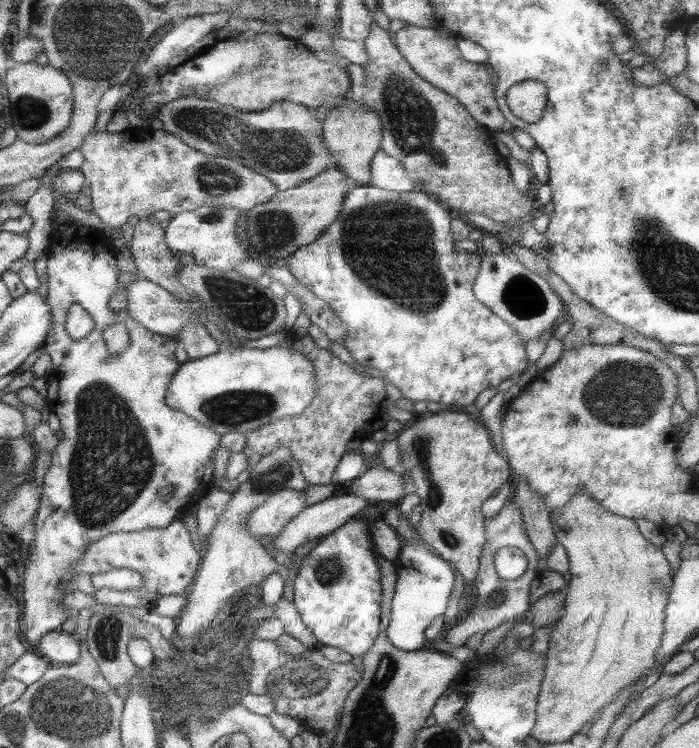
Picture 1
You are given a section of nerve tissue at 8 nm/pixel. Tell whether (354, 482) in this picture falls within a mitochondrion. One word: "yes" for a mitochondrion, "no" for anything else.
no

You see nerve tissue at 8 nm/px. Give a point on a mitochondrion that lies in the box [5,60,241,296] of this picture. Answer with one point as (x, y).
(33, 113)

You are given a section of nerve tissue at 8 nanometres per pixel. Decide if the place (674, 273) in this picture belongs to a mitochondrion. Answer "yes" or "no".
yes

